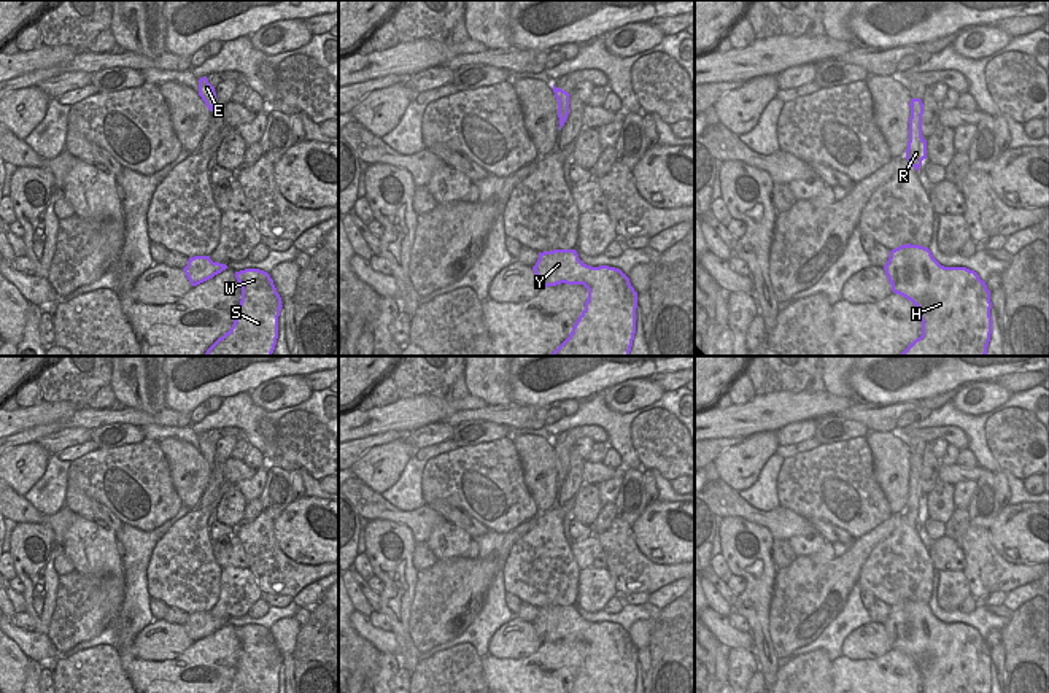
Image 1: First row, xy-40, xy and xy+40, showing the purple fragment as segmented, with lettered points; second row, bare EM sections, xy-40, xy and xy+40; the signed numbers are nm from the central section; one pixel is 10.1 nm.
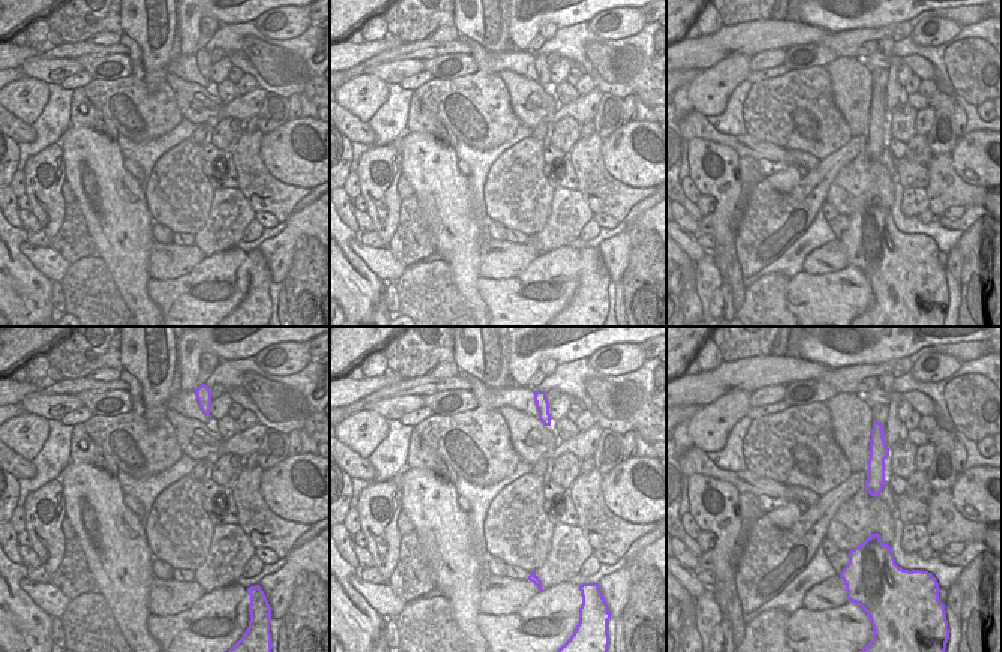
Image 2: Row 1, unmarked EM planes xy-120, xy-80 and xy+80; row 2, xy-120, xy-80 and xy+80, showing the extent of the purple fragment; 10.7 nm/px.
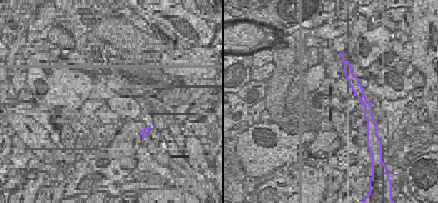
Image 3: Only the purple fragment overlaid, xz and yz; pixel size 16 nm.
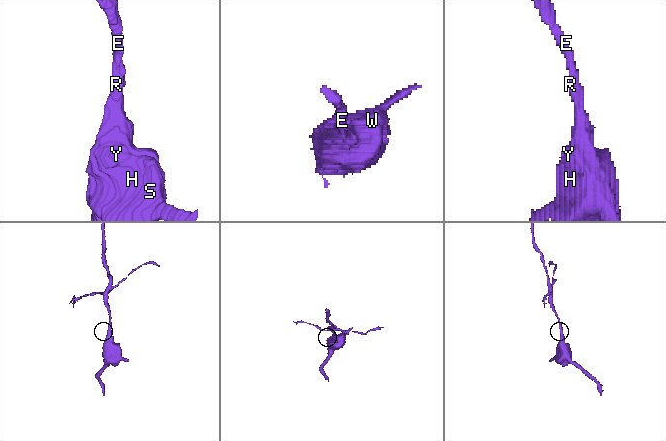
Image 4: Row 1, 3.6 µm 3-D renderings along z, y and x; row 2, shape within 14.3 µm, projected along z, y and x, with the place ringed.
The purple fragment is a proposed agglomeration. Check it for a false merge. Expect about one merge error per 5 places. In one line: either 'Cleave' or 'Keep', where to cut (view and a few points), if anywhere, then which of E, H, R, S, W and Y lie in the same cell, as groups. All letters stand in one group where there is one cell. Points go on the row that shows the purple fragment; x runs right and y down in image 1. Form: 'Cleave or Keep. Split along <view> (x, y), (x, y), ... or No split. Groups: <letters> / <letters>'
Keep. No split. Groups: E H R S W Y.

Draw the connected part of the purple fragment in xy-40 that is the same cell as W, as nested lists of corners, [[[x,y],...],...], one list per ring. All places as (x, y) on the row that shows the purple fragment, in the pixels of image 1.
[[[259,269],[235,272],[242,288],[237,318],[203,356],[272,356],[278,339],[281,297],[270,275]]]

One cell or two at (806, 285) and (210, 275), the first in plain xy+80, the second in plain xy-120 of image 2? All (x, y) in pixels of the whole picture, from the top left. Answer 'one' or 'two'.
one

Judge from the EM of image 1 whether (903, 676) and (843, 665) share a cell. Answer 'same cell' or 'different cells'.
same cell

